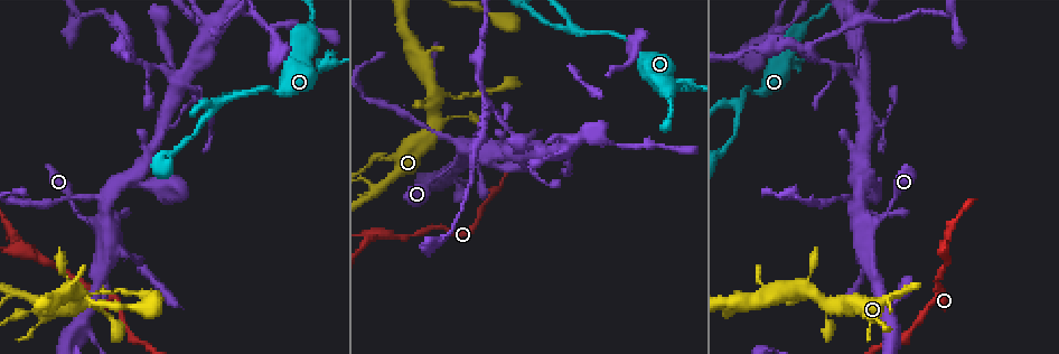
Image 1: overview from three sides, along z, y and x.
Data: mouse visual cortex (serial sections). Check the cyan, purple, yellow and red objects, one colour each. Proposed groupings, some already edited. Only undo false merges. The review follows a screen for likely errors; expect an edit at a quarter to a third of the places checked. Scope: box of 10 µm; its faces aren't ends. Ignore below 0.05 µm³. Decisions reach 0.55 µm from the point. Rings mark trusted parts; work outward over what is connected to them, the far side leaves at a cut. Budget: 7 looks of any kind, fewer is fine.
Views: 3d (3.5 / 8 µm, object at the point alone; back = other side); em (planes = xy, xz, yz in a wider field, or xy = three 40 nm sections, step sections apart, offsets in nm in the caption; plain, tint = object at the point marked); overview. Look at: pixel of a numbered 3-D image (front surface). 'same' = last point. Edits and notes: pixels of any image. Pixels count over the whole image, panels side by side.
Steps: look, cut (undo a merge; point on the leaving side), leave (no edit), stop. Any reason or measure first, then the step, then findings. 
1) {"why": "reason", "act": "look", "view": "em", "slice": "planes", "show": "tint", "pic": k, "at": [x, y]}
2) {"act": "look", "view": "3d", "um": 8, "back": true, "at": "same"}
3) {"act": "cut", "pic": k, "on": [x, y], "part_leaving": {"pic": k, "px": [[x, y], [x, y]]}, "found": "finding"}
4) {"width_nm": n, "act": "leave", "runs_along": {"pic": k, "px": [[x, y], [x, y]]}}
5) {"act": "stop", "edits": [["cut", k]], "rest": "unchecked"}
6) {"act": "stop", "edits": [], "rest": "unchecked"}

{"why": "sudden change in width", "act": "look", "view": "3d", "um": 8, "pic": 1, "at": [270, 91]}

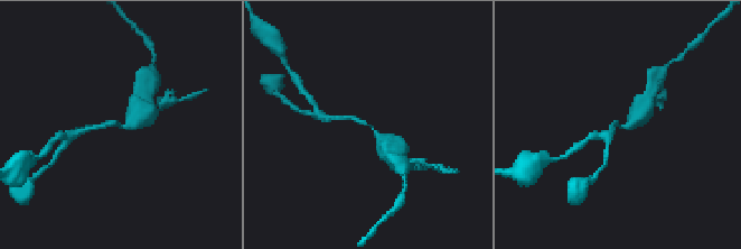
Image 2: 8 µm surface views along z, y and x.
{"arm_widths_nm": [150, 450], "why": "need the tissue", "act": "look", "view": "em", "slice": "xy", "step": 3, "show": "tint", "at": "same"}

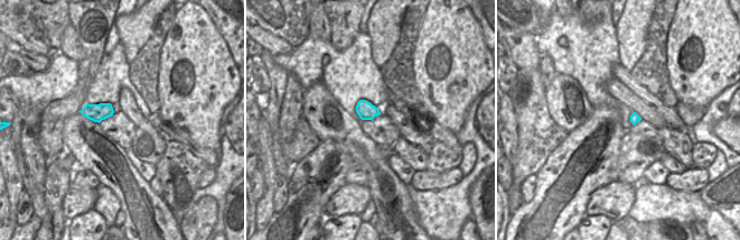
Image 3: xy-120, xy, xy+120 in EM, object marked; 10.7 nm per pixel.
{"act": "leave", "runs_along": {"pic": 2, "px": [[393, 145], [358, 120], [339, 119]]}, "found": "continuous, no second cell"}

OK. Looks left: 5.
{"why": "a narrow waist", "act": "look", "view": "3d", "um": 3.5, "pic": 1, "at": [427, 127]}

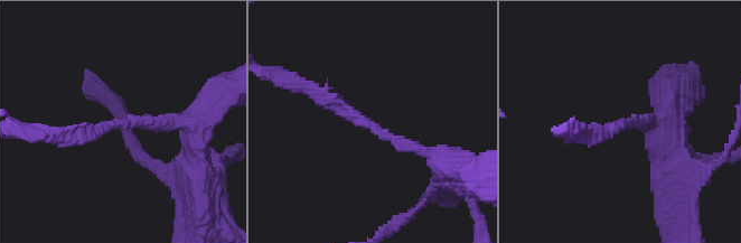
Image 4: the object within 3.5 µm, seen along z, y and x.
{"arm_widths_nm": [200, 200], "act": "look", "view": "em", "slice": "xy", "step": 5, "show": "tint", "pic": 4, "at": [124, 120]}

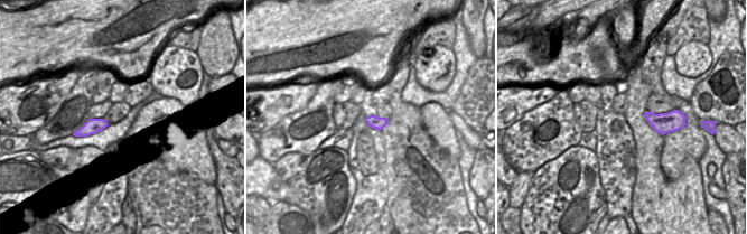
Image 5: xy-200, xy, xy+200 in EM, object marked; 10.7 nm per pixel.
{"act": "leave", "runs_along": {"pic": 4, "px": [[448, 171], [313, 91]]}, "found": "all the same cell"}

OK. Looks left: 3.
{"why": "calibre changes", "act": "look", "view": "3d", "um": 3.5, "pic": 1, "at": [864, 248]}

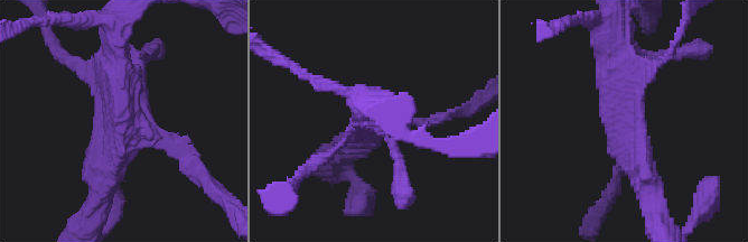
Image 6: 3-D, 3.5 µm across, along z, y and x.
{"arm_widths_nm": [150, 200, 350], "act": "leave", "runs_along": {"pic": 6, "px": [[641, 67], [615, 95], [648, 185]]}, "found": "continuous, no second cell"}

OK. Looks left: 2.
{"act": "stop", "edits": [], "rest": "unchecked"}

